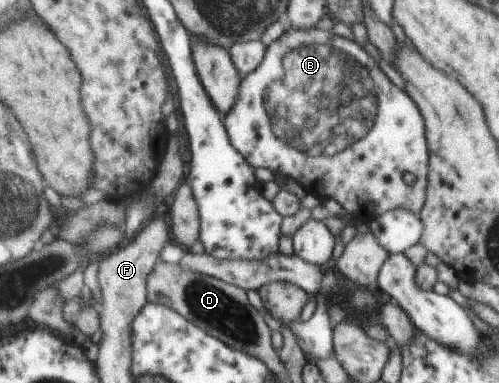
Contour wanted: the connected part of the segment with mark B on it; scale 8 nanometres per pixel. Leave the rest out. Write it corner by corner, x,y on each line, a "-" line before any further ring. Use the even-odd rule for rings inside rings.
290,26
277,42
268,46
259,68
242,79
237,104
227,116
223,117
232,143
255,168
268,168
273,173
279,172
286,178
295,179
304,190
316,197
335,200
353,220
362,224
369,222
374,216
393,209
418,213
424,203
425,188
427,188
427,161
430,157
427,150
427,138
425,138
425,122
423,122
421,112
417,110
415,102
405,92
405,87
398,88
397,84
393,84
393,80
389,80
389,72
382,72
381,64
377,64
377,60
373,60
355,41
338,35
329,36
329,40
313,40
312,35
311,30
302,31
-
405,172
415,178
413,184
403,182

